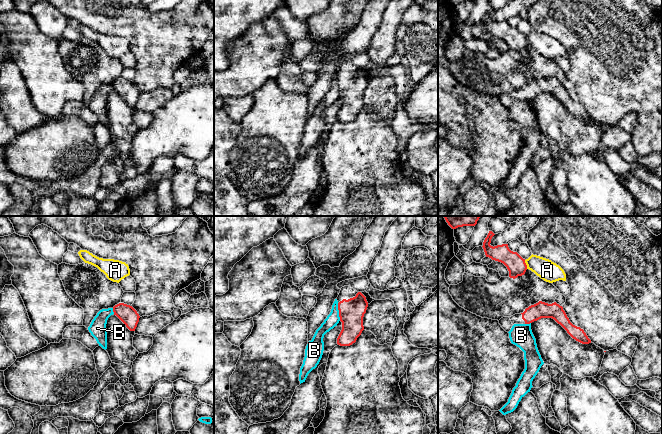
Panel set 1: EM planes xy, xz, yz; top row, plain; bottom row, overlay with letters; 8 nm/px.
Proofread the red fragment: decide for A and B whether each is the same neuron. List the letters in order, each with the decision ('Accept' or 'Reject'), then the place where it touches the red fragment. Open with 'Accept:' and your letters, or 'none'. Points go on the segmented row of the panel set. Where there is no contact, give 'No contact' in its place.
Accept: none
A: Reject. Touches red at yz (525, 264)
B: Reject. Touches red at xz (339, 312)

